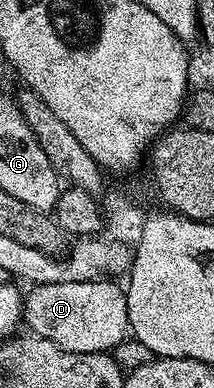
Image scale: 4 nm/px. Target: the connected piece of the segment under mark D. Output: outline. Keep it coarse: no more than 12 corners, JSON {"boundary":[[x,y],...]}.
{"boundary":[[39,284],[23,323],[67,353],[110,352],[129,331],[124,286]]}

